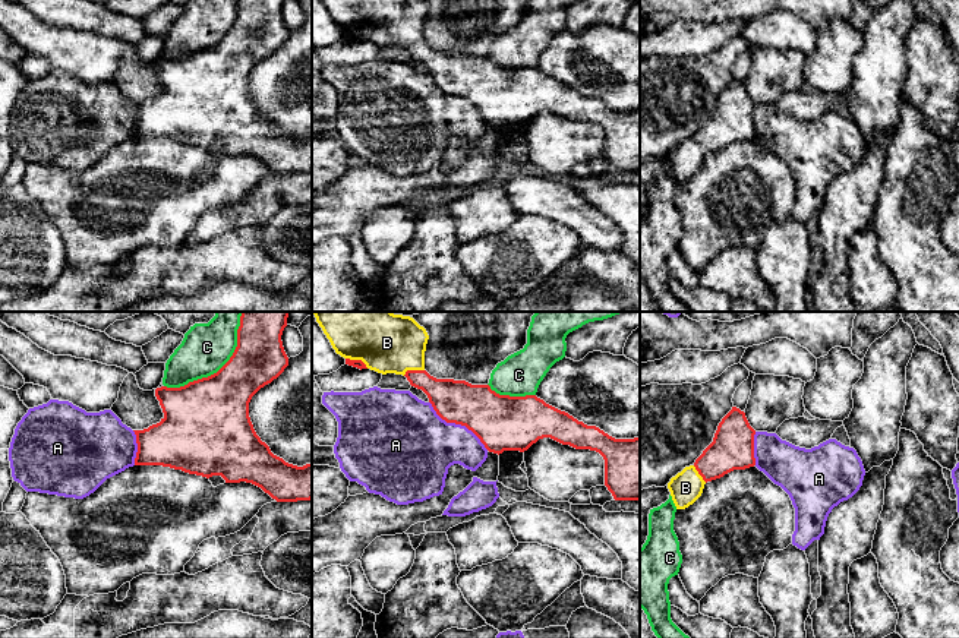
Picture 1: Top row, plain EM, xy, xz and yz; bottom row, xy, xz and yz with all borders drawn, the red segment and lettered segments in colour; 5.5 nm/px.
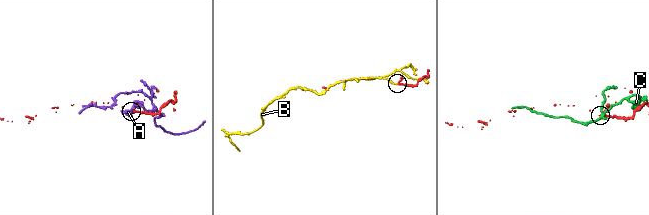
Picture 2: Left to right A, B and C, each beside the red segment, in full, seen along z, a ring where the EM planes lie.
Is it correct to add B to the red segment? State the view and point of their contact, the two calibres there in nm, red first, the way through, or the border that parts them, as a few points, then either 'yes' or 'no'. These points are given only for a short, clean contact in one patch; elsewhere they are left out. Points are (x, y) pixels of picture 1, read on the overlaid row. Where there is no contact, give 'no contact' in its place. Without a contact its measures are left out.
xz (357, 360) | 50/400 nm | yes

